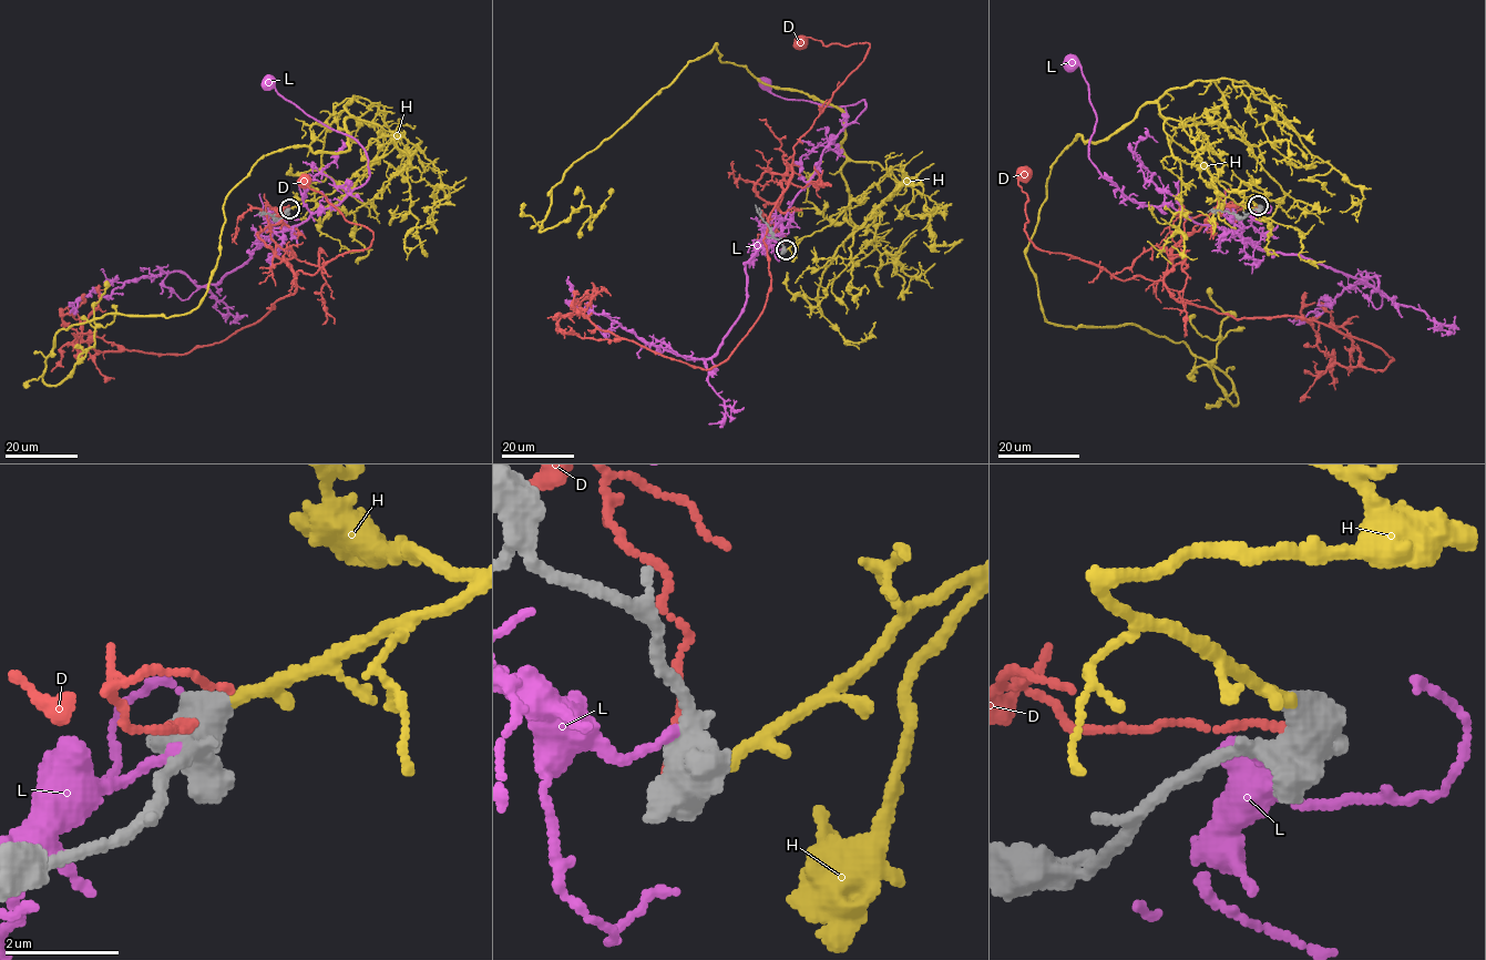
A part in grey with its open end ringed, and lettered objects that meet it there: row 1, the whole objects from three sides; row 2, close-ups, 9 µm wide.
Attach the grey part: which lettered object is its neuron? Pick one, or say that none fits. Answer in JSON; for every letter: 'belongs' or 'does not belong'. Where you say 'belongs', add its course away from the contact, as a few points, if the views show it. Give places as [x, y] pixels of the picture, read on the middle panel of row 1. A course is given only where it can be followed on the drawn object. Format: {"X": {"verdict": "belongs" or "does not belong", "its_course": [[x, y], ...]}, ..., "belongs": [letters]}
{"D": {"verdict": "does not belong"}, "H": {"verdict": "belongs", "its_course": [[786, 251], [892, 170], [850, 159], [842, 112], [721, 61], [717, 43], [576, 161], [540, 232], [604, 206]]}, "L": {"verdict": "does not belong"}, "belongs": ["H"]}

